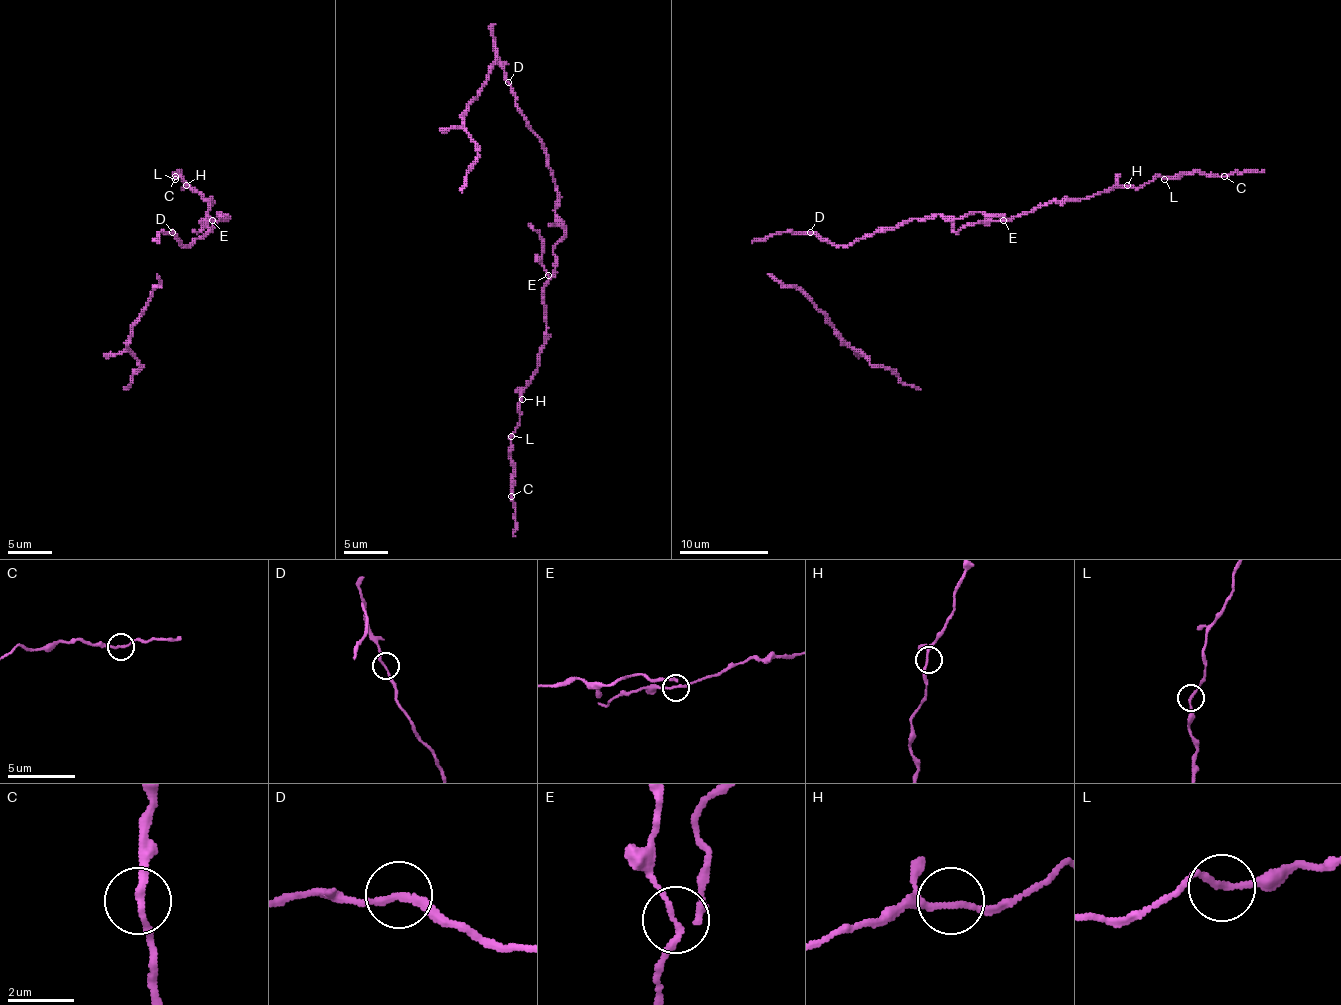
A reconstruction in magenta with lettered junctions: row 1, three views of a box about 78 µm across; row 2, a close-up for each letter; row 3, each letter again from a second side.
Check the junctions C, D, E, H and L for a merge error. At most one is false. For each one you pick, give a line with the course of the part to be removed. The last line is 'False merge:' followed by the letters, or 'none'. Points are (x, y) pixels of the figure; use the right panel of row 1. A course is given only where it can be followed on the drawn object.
E: course (1003, 221), (967, 223), (956, 232), (952, 230)
False merge: E

